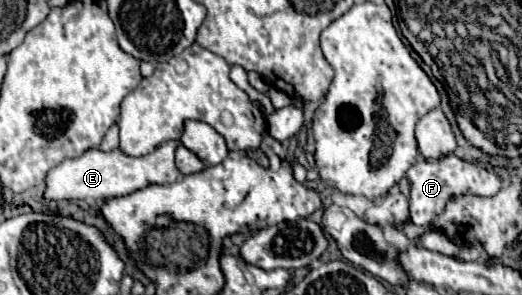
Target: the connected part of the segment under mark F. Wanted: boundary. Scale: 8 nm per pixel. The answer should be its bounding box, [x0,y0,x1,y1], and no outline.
[405,155,503,227]

